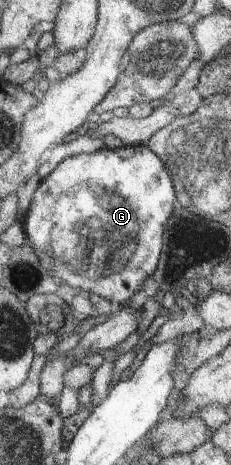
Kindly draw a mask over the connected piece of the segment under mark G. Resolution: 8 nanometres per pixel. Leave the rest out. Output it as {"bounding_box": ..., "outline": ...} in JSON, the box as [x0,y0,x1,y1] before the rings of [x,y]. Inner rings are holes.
{"bounding_box":[23,146,176,304],"outline":[[[123,146],[122,148],[115,148],[113,150],[98,150],[98,152],[92,152],[92,154],[80,154],[66,158],[61,164],[58,164],[51,174],[48,174],[45,178],[40,179],[40,184],[32,196],[32,201],[27,208],[27,215],[23,222],[23,230],[25,231],[30,246],[36,253],[44,251],[54,258],[55,273],[50,274],[60,282],[83,291],[96,293],[111,301],[118,302],[118,304],[127,304],[130,300],[137,298],[140,286],[144,284],[144,281],[153,276],[160,254],[162,254],[162,240],[164,240],[164,228],[166,228],[167,222],[170,216],[174,212],[174,202],[176,202],[176,194],[174,194],[174,186],[172,186],[172,180],[164,162],[157,153],[154,153],[148,146]]]}

